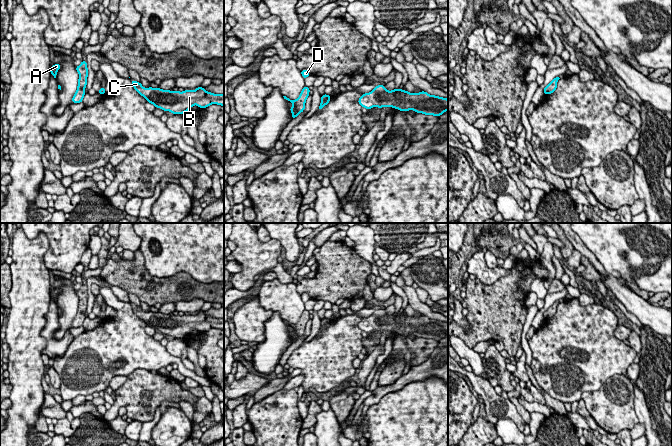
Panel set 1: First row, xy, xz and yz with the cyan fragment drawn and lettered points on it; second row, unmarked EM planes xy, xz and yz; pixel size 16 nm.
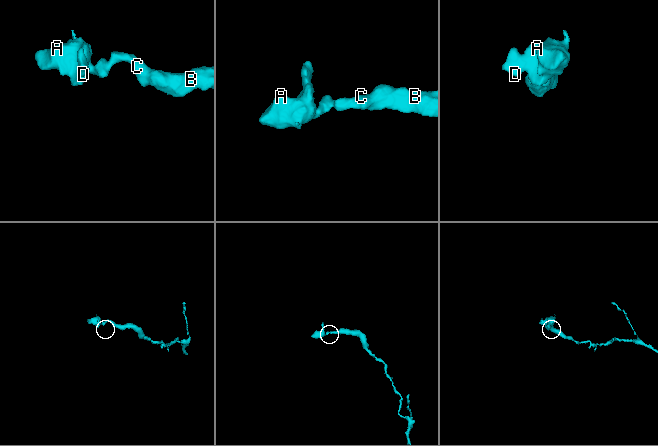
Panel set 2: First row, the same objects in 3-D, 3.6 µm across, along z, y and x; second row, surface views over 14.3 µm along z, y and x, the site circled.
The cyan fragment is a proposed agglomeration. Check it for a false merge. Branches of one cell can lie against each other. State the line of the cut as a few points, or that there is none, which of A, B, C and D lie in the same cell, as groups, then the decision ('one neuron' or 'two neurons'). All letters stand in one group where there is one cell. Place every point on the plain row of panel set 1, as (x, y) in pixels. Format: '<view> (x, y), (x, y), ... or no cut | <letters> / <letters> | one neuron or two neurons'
no cut | A B C D | one neuron

